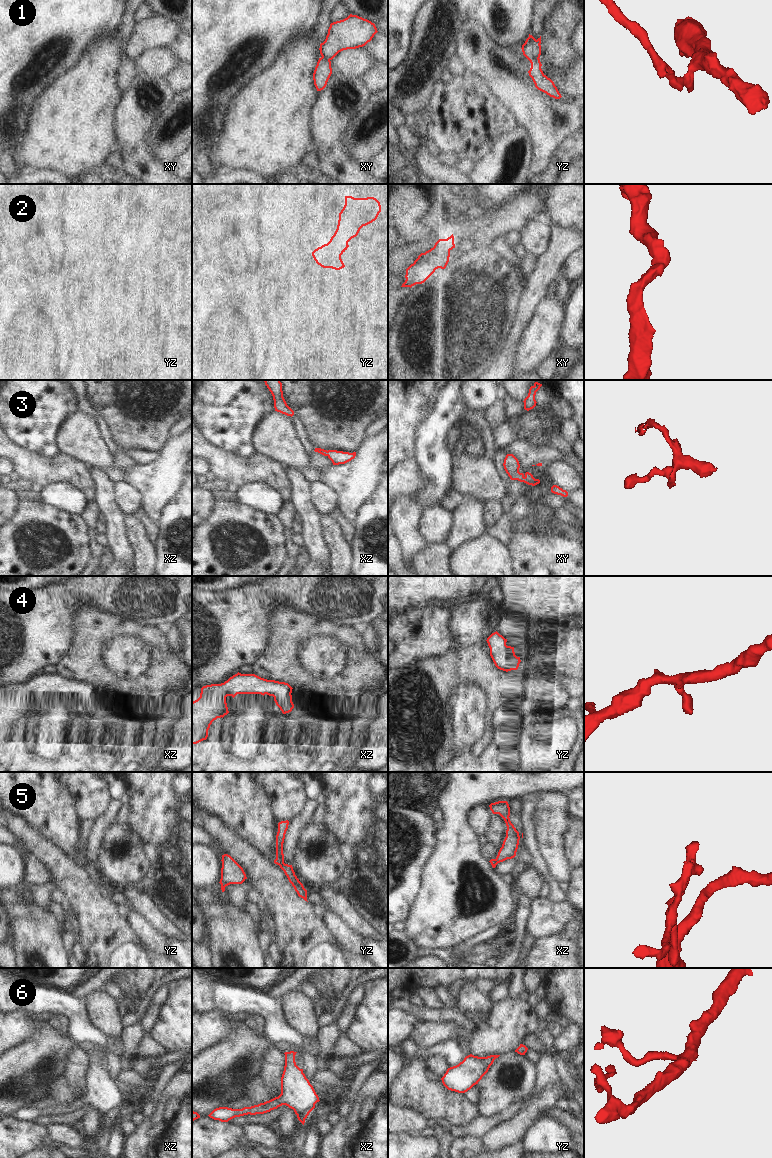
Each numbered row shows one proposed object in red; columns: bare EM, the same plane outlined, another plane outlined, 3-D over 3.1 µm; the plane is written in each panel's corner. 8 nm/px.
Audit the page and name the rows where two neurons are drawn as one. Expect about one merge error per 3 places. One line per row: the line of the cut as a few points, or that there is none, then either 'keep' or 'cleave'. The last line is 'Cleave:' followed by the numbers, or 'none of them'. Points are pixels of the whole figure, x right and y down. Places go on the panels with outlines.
1: cut in yz along (538, 58), (533, 58), (530, 61); cleave
2: no cut; keep
3: no cut; keep
4: no cut; keep
5: cut in yz along (282, 852), (282, 858), (278, 864); cleave
6: no cut; keep
Cleave: 1, 5

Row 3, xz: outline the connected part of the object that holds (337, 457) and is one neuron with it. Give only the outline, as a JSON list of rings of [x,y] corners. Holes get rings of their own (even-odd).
[[[315,448],[315,452],[318,452],[324,456],[327,456],[333,463],[333,465],[345,464],[355,458],[356,452],[349,453],[337,450],[324,450],[321,448]]]

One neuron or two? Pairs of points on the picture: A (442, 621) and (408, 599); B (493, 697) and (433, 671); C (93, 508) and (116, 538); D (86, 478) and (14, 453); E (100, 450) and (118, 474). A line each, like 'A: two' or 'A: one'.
A: two
B: one
C: two
D: one
E: two

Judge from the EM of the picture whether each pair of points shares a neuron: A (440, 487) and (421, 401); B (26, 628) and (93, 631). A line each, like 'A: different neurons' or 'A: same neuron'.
A: different neurons
B: different neurons

